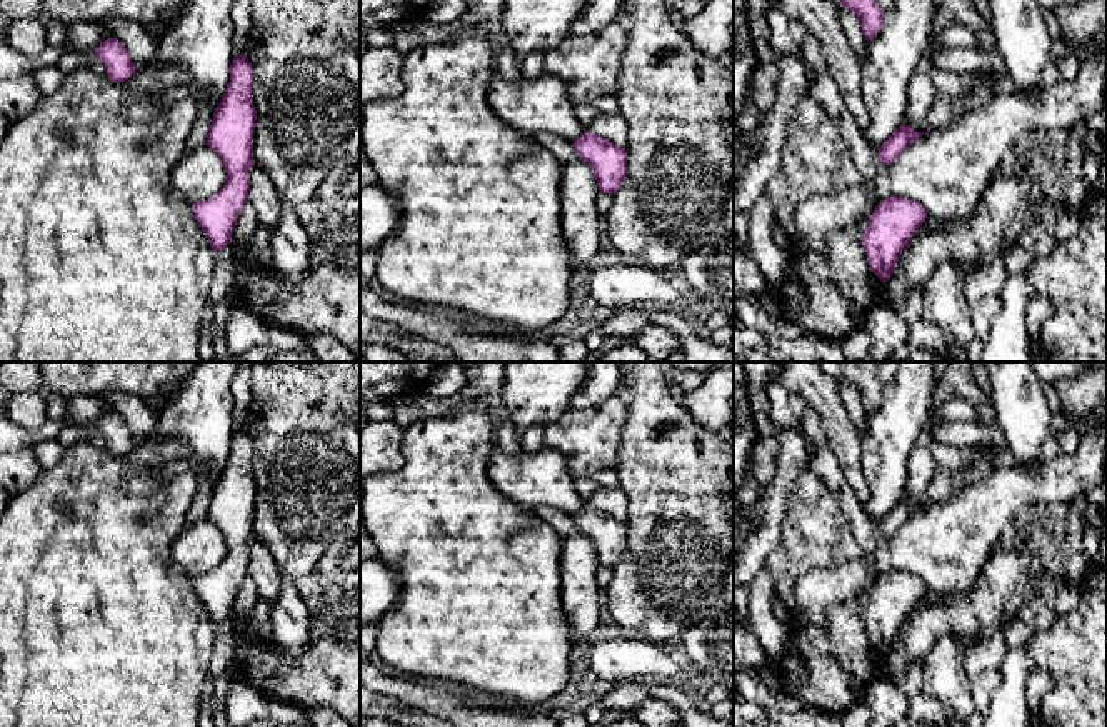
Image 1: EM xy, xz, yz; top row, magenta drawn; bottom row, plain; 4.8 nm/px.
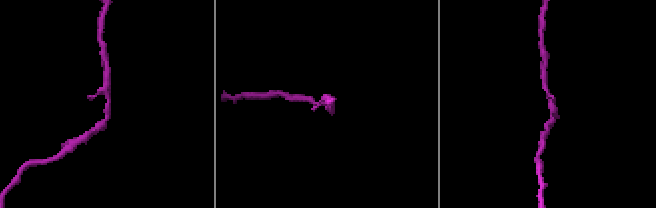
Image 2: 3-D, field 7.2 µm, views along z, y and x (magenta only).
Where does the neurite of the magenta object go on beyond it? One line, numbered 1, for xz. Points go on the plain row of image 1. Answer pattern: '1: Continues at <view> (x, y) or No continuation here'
1: No continuation here

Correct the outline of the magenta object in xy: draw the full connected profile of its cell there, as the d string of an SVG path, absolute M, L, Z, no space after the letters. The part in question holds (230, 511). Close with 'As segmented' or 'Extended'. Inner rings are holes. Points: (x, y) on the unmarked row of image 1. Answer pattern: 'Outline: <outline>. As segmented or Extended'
Outline: M242 427L232 434L230 455L215 482L207 512L207 520L223 535L225 559L212 572L192 577L193 590L215 627L232 615L237 592L250 564L248 545L255 539L253 504L257 494L252 459L252 439Z. As segmented

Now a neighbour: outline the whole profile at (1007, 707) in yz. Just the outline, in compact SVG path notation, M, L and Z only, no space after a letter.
M1029 642L1017 649L1007 649L999 665L999 684L990 692L982 727L1032 727L1027 707L1027 680L1034 670Z

